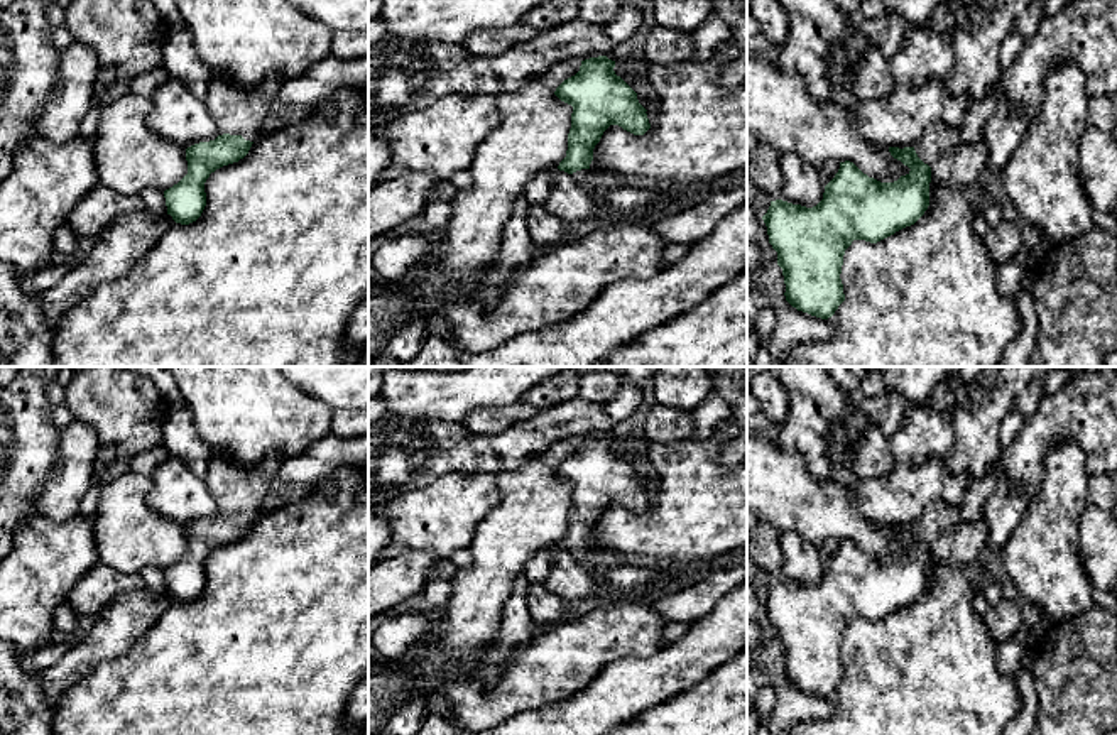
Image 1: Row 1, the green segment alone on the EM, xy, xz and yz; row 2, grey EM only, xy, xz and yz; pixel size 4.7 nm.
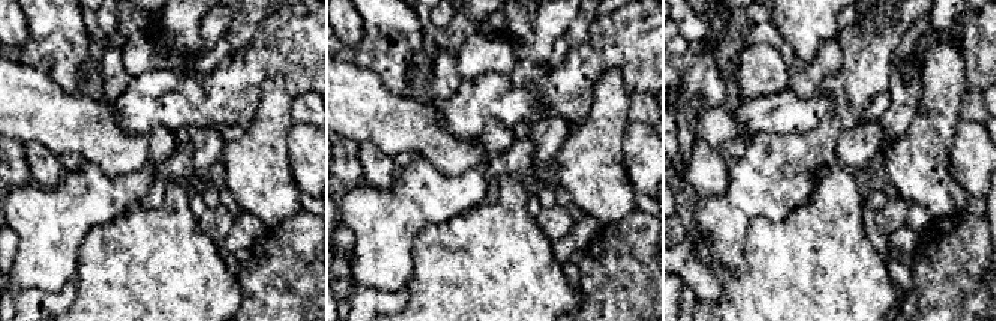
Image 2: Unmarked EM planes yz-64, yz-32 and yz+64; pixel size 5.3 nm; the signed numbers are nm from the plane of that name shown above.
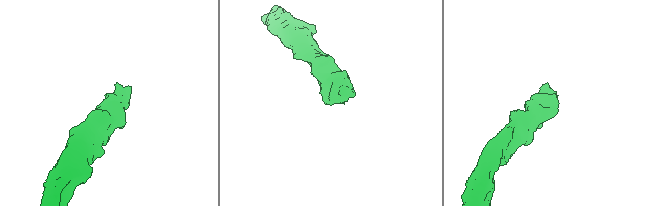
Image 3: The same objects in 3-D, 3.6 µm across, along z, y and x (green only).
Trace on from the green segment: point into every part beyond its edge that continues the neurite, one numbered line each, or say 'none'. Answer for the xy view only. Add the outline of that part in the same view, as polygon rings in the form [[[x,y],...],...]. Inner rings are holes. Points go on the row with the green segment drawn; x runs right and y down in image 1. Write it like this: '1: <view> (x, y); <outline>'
1: xy (239, 112); [[[211,74],[204,103],[216,122],[218,133],[259,140],[282,81],[282,76],[272,74],[253,90],[238,90],[223,76]]]

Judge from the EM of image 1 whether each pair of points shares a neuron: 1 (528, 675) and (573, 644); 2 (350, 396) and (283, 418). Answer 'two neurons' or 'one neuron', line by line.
1: one neuron
2: two neurons

